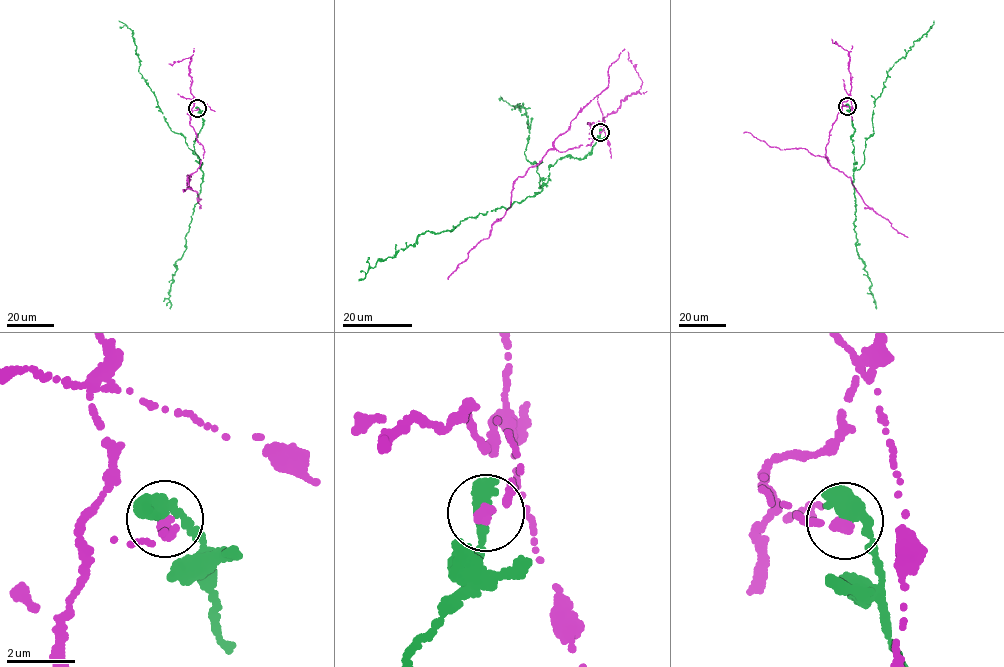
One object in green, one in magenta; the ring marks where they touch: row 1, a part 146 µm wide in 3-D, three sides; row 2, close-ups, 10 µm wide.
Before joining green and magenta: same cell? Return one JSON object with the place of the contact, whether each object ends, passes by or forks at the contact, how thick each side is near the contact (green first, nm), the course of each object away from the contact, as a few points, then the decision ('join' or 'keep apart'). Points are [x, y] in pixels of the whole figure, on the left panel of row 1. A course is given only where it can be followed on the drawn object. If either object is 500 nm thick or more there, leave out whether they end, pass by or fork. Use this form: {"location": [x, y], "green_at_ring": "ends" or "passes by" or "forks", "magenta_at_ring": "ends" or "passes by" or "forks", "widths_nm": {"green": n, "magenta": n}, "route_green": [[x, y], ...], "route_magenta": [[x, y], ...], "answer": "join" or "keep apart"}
{"location": [197, 108], "widths_nm": {"green": 550, "magenta": 320}, "route_green": [[197, 108], [202, 127], [194, 153], [200, 159], [203, 182], [185, 237], [186, 249], [174, 266], [170, 309]], "route_magenta": [[197, 108], [192, 110], [190, 124], [204, 150], [199, 167], [186, 183], [201, 199], [200, 208]], "answer": "keep apart"}

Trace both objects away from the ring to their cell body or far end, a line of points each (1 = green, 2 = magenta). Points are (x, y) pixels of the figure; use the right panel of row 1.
1: (848, 106), (855, 131), (851, 137), (854, 147), (855, 246), (871, 282), (869, 290), (875, 308)
2: (848, 106), (842, 103), (842, 109), (830, 130), (825, 149), (829, 165), (850, 177), (864, 204), (908, 237)

